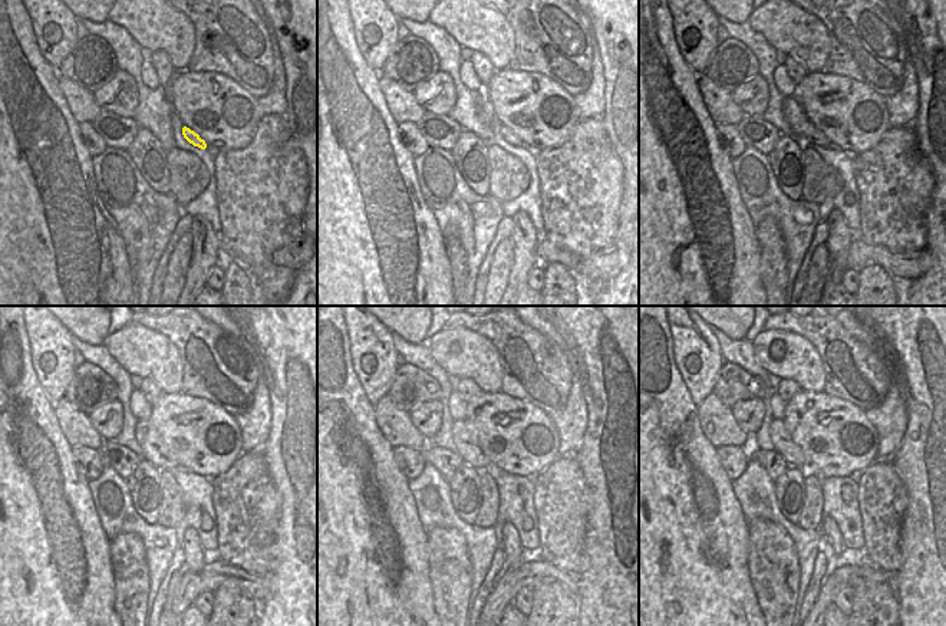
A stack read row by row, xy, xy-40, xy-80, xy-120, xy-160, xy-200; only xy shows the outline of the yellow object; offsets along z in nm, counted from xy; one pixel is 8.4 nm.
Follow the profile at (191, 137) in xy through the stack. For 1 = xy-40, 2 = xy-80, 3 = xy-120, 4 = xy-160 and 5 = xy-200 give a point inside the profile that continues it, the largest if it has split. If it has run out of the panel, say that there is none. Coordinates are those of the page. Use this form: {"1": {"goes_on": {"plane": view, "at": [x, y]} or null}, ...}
{"1": {"goes_on": {"plane": "xy-40", "at": [508, 135]}}, "2": {"goes_on": {"plane": "xy-80", "at": [801, 128]}}, "3": {"goes_on": {"plane": "xy-120", "at": [154, 450]}}, "4": {"goes_on": {"plane": "xy-160", "at": [464, 437]}}, "5": {"goes_on": {"plane": "xy-200", "at": [784, 445]}}}

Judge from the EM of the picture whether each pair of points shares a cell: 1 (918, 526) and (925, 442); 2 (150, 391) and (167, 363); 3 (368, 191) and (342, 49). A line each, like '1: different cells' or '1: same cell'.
1: same cell
2: different cells
3: same cell

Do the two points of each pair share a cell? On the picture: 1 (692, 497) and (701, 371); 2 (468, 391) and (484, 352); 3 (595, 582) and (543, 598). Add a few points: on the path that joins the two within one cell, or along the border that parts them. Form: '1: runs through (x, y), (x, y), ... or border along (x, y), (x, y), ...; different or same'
1: border along (681, 375), (696, 407); different
2: border along (460, 378), (468, 378), (481, 391); different
3: border along (573, 598), (576, 602); different

